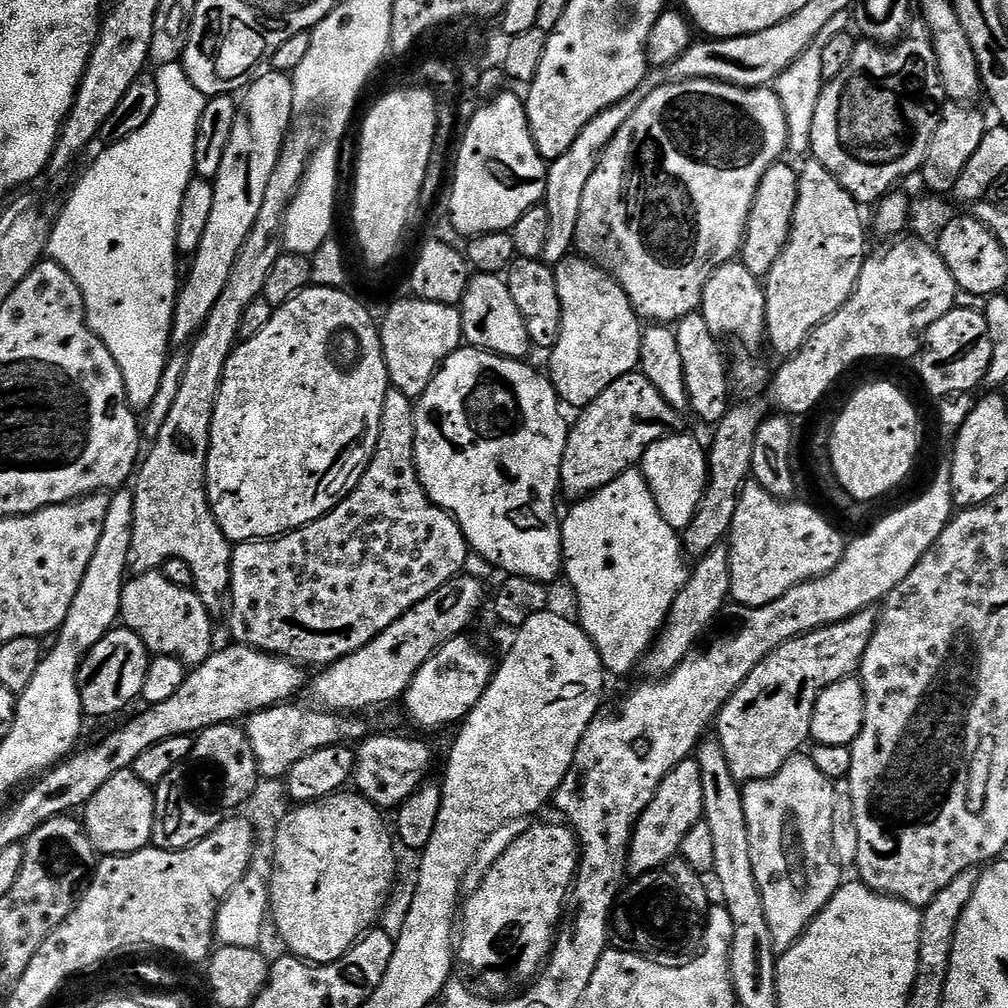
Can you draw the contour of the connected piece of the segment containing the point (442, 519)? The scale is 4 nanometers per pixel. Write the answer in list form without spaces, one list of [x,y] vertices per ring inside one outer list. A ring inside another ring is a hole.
[[[389,387],[386,394],[386,402],[382,402],[382,418],[380,419],[380,433],[378,434],[378,442],[376,443],[376,453],[372,455],[372,461],[366,466],[366,470],[360,476],[360,480],[356,483],[351,492],[343,497],[337,504],[331,508],[325,516],[318,518],[314,522],[310,522],[301,528],[295,528],[294,531],[288,532],[284,536],[277,536],[271,540],[245,540],[237,543],[232,549],[232,573],[230,574],[230,582],[228,583],[228,594],[226,600],[226,612],[228,608],[228,628],[232,631],[232,640],[238,644],[244,644],[247,648],[256,648],[260,652],[269,652],[272,656],[282,656],[286,660],[295,660],[301,666],[309,666],[308,664],[320,664],[316,666],[327,666],[340,660],[343,656],[354,654],[362,646],[366,646],[378,635],[382,630],[386,630],[398,618],[402,618],[402,614],[406,614],[406,610],[410,610],[418,602],[422,602],[422,598],[426,598],[434,590],[438,590],[438,586],[442,586],[446,582],[450,582],[455,576],[461,575],[465,571],[464,563],[467,562],[468,556],[470,557],[470,549],[468,547],[468,540],[462,534],[462,530],[458,526],[458,522],[451,516],[450,513],[445,512],[436,504],[432,503],[432,499],[424,493],[424,487],[420,481],[420,475],[416,473],[416,447],[414,446],[414,418],[416,417],[416,409],[414,407],[413,397],[402,394],[394,387]]]

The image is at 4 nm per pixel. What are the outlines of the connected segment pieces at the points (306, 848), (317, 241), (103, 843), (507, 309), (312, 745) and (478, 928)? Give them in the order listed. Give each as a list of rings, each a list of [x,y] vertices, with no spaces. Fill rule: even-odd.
[[[340,790],[335,795],[326,796],[324,799],[315,800],[312,803],[301,803],[293,807],[282,818],[282,822],[276,831],[274,838],[274,854],[270,858],[272,864],[272,876],[267,877],[268,882],[268,903],[270,905],[271,923],[276,923],[276,928],[280,931],[280,936],[284,939],[284,944],[289,953],[299,956],[302,960],[307,960],[310,964],[329,964],[338,958],[342,958],[352,948],[353,944],[373,927],[376,915],[384,908],[384,903],[388,900],[388,895],[392,892],[392,879],[396,876],[396,860],[392,857],[392,842],[394,836],[384,825],[381,809],[370,803],[365,796],[361,796],[352,790]]]
[[[322,144],[313,151],[300,188],[284,216],[283,247],[300,256],[311,257],[316,248],[333,235],[332,219],[336,216],[336,179],[340,176],[340,148],[336,144]]]
[[[133,772],[114,774],[90,798],[82,809],[82,823],[90,838],[93,848],[101,857],[125,856],[149,847],[153,843],[152,831],[156,825],[158,811],[158,796],[154,793],[153,785],[142,782],[142,778]]]
[[[476,274],[468,281],[468,289],[458,305],[462,318],[464,340],[471,347],[481,348],[496,356],[508,356],[511,360],[524,360],[527,357],[530,341],[526,322],[510,298],[507,283],[496,274]]]
[[[285,702],[273,708],[261,708],[247,717],[246,731],[250,746],[254,746],[256,771],[263,779],[284,780],[291,767],[312,751],[343,745],[345,742],[359,742],[369,735],[368,724],[359,715],[321,710],[316,706],[303,708],[296,703]]]
[[[536,824],[521,836],[519,833],[491,868],[483,873],[484,881],[477,886],[476,893],[463,901],[462,920],[465,924],[464,933],[458,936],[458,960],[480,979],[481,986],[485,988],[481,989],[493,997],[504,998],[523,989],[527,976],[532,976],[536,964],[542,963],[545,951],[552,950],[556,939],[552,924],[556,924],[557,916],[566,912],[564,899],[567,896],[569,899],[578,867],[576,834],[571,827],[560,824]],[[503,936],[504,952],[500,952],[496,943]]]

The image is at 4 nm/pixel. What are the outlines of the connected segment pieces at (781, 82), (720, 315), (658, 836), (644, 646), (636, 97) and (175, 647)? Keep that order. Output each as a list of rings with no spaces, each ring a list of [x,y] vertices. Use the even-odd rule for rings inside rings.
[[[849,11],[834,14],[826,27],[822,29],[813,44],[797,58],[774,82],[776,96],[782,102],[783,113],[786,114],[787,136],[789,153],[807,155],[811,149],[814,112],[817,109],[818,98],[824,85],[822,74],[822,50],[830,38],[835,34],[847,31],[852,24],[852,16]]]
[[[739,262],[718,266],[708,275],[704,293],[700,299],[699,312],[706,318],[706,326],[710,326],[717,338],[729,336],[748,348],[756,348],[766,340],[766,298],[764,285],[746,266]]]
[[[695,759],[684,760],[660,783],[650,806],[641,814],[640,821],[632,831],[632,841],[628,844],[627,871],[633,877],[645,876],[648,872],[663,869],[667,860],[679,853],[682,838],[686,838],[690,826],[704,819],[704,789],[706,777],[700,772]]]
[[[639,467],[628,468],[614,482],[602,486],[591,496],[575,501],[568,517],[560,525],[562,550],[564,551],[563,575],[568,575],[576,591],[576,604],[580,607],[578,623],[592,639],[605,669],[616,676],[624,676],[639,665],[656,642],[664,620],[668,617],[674,598],[686,586],[689,565],[684,565],[686,553],[682,536],[677,529],[662,518],[654,502],[654,494]]]
[[[660,70],[649,71],[640,84],[639,91],[632,92],[626,98],[622,98],[622,102],[602,110],[602,114],[598,114],[598,118],[590,118],[590,122],[586,122],[586,126],[582,126],[582,134],[578,134],[578,138],[574,138],[570,150],[566,150],[566,154],[562,154],[557,160],[549,163],[546,190],[542,201],[543,208],[548,212],[546,246],[542,246],[544,263],[553,266],[560,264],[573,251],[578,230],[578,218],[582,210],[582,194],[586,190],[586,182],[590,182],[590,174],[594,174],[600,156],[614,138],[614,134],[618,134],[618,130],[622,130],[622,126],[626,126],[630,114],[634,114],[634,110],[638,110],[638,106],[644,101],[645,96],[666,83],[664,75],[665,73]]]
[[[153,570],[133,575],[122,590],[119,619],[157,656],[176,656],[185,666],[200,664],[212,655],[212,620],[208,607],[192,588],[174,586],[163,571]]]

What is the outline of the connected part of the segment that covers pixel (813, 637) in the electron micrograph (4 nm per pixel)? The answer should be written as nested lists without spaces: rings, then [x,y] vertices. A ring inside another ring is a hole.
[[[875,607],[863,608],[858,614],[846,618],[837,624],[806,632],[788,640],[778,650],[774,650],[742,682],[742,686],[734,693],[721,708],[714,728],[720,731],[719,751],[723,763],[728,763],[728,772],[736,782],[750,780],[765,780],[773,776],[778,769],[793,756],[801,751],[804,743],[809,743],[812,734],[812,711],[816,700],[834,682],[847,680],[860,667],[860,659],[866,654],[866,646],[876,629]]]

